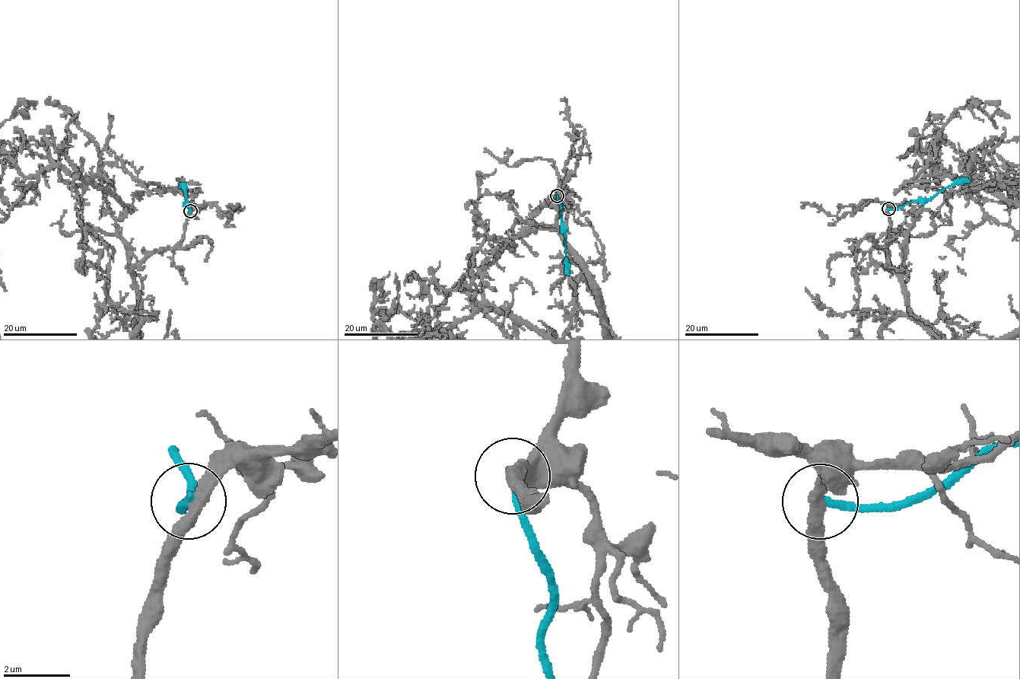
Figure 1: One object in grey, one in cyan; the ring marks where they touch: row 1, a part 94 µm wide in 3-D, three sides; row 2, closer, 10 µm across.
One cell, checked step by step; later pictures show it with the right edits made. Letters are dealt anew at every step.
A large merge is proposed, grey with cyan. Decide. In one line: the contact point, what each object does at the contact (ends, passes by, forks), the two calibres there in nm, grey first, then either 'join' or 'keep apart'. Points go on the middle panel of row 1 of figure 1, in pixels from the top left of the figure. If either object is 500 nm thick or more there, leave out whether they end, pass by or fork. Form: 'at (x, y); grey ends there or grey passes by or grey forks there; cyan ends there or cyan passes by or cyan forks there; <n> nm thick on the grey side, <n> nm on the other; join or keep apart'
at (557, 196); grey passes by; cyan ends there; 360 nm thick on the grey side, 240 nm on the other; keep apart

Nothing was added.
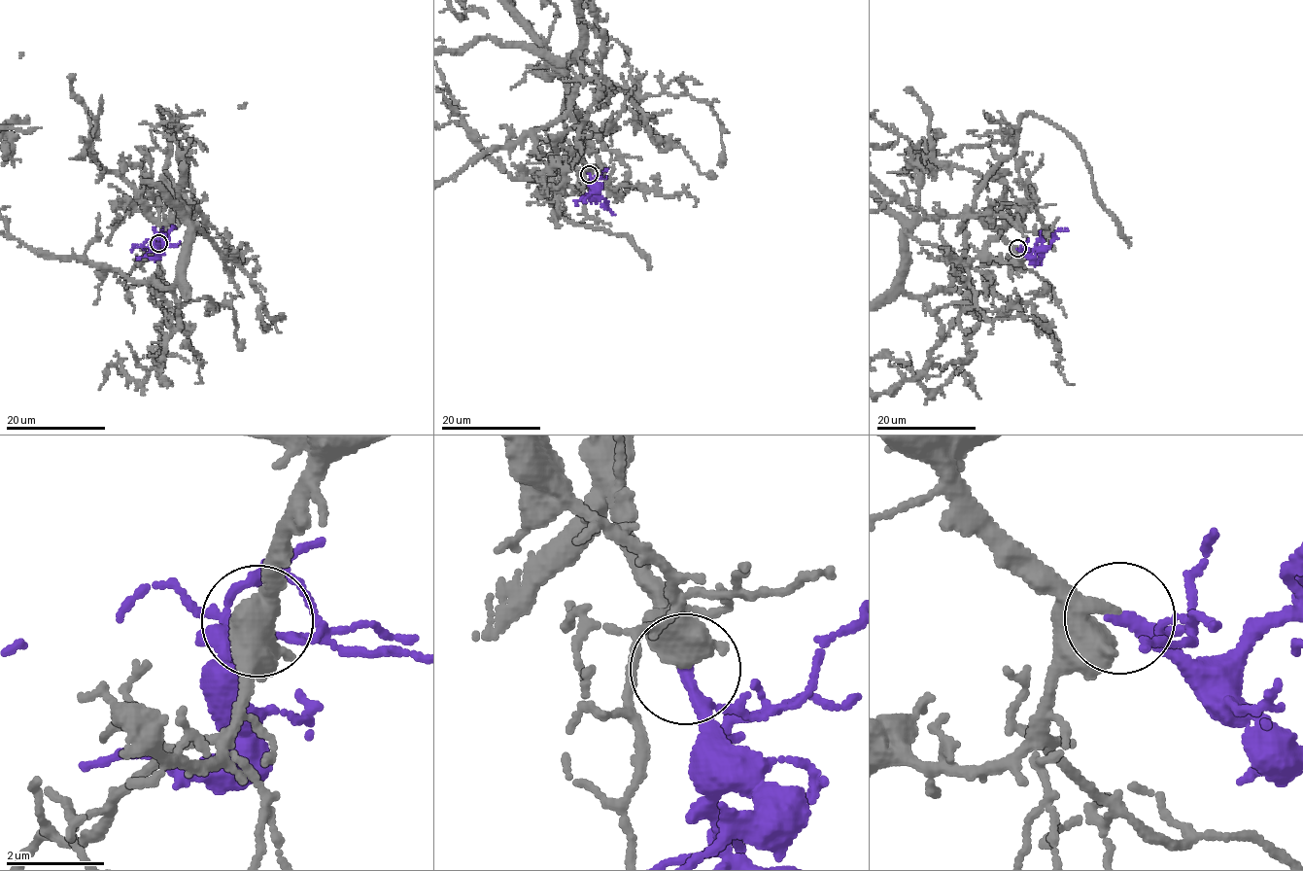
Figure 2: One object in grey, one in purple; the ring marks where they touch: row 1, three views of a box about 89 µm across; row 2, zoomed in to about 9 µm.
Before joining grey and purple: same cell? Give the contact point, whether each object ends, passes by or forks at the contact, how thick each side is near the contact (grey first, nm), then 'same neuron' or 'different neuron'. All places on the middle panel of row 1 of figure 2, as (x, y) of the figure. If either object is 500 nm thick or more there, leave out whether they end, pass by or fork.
place (589, 174); grey ends; purple passes by; calibres 300 and 200 nm; same neuron

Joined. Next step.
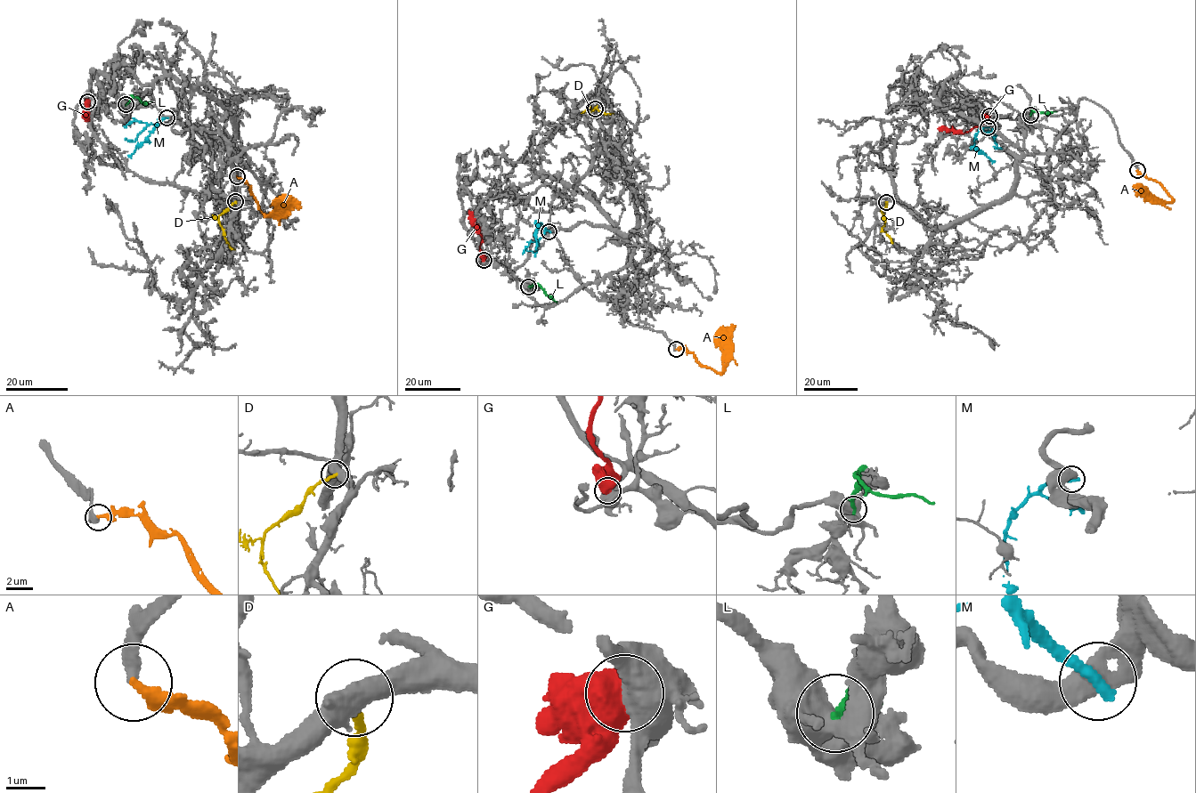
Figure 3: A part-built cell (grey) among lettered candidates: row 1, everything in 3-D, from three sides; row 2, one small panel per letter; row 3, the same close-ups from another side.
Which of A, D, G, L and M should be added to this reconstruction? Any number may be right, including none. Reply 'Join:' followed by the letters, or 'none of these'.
Join: A

